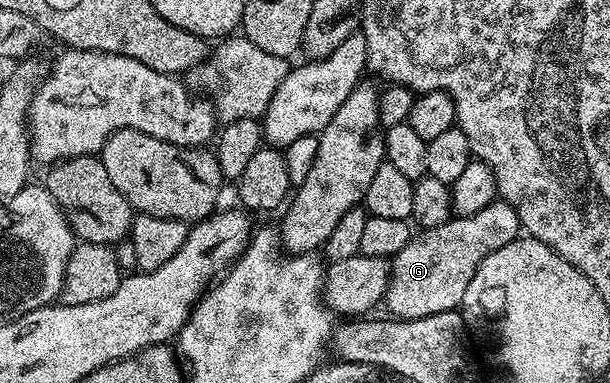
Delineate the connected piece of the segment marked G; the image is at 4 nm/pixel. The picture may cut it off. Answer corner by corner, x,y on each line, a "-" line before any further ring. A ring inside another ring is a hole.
491,201
472,215
453,216
438,227
421,230
391,258
391,283
384,300
393,318
409,321
457,310
464,301
470,279
486,256
512,242
521,232
517,212
505,201

